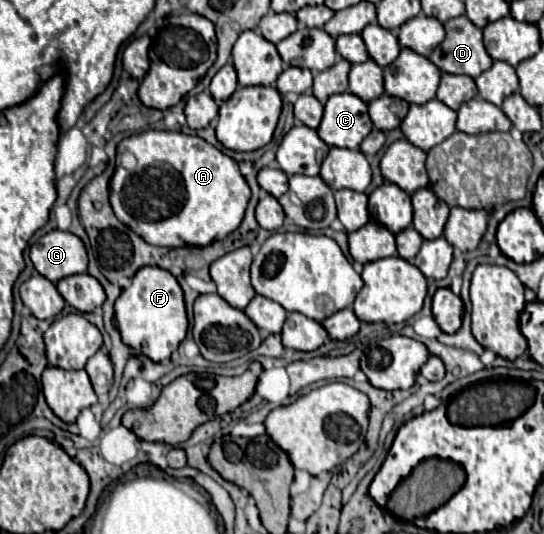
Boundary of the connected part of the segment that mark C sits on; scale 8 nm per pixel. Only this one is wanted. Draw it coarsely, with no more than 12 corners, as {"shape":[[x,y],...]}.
{"shape":[[350,94],[324,104],[318,136],[358,148],[370,134],[366,104]]}

